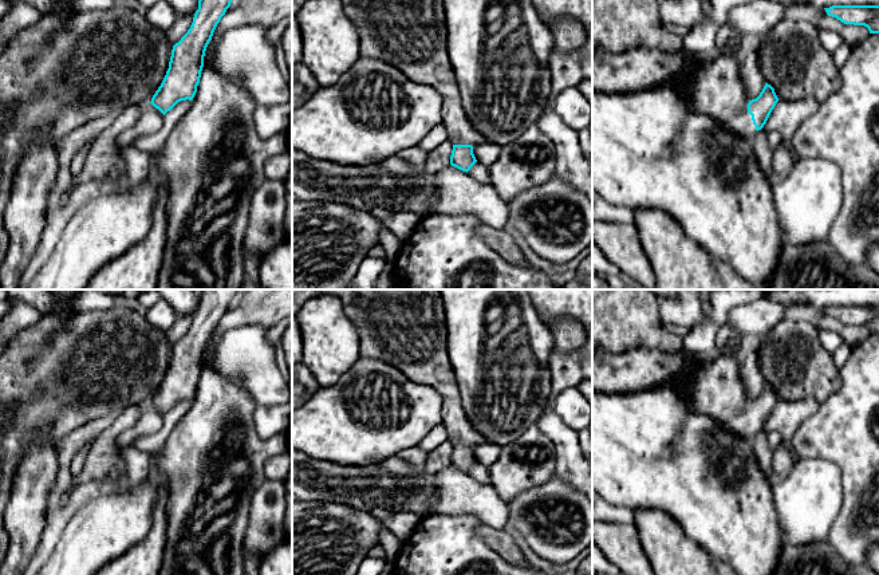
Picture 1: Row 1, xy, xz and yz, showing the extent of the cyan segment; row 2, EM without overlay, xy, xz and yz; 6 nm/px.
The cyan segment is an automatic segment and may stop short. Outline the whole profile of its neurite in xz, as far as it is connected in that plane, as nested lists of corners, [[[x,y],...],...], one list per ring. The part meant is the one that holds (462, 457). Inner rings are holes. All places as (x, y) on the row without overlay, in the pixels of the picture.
[[[292,290],[292,314],[303,304],[322,295],[340,299],[348,319],[360,338],[360,358],[386,362],[410,381],[431,386],[442,398],[442,424],[453,445],[450,465],[469,472],[477,462],[473,448],[486,440],[468,421],[448,354],[448,327],[440,290]]]

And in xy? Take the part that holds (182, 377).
[[[204,290],[193,323],[173,346],[166,375],[151,398],[163,416],[181,401],[193,401],[204,367],[204,357],[213,332],[240,290]]]

